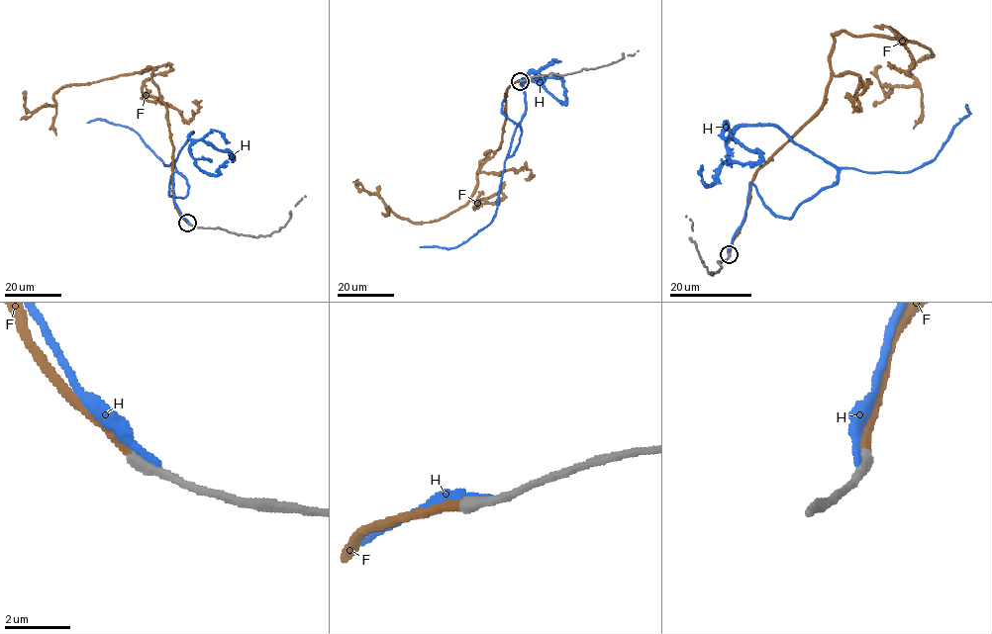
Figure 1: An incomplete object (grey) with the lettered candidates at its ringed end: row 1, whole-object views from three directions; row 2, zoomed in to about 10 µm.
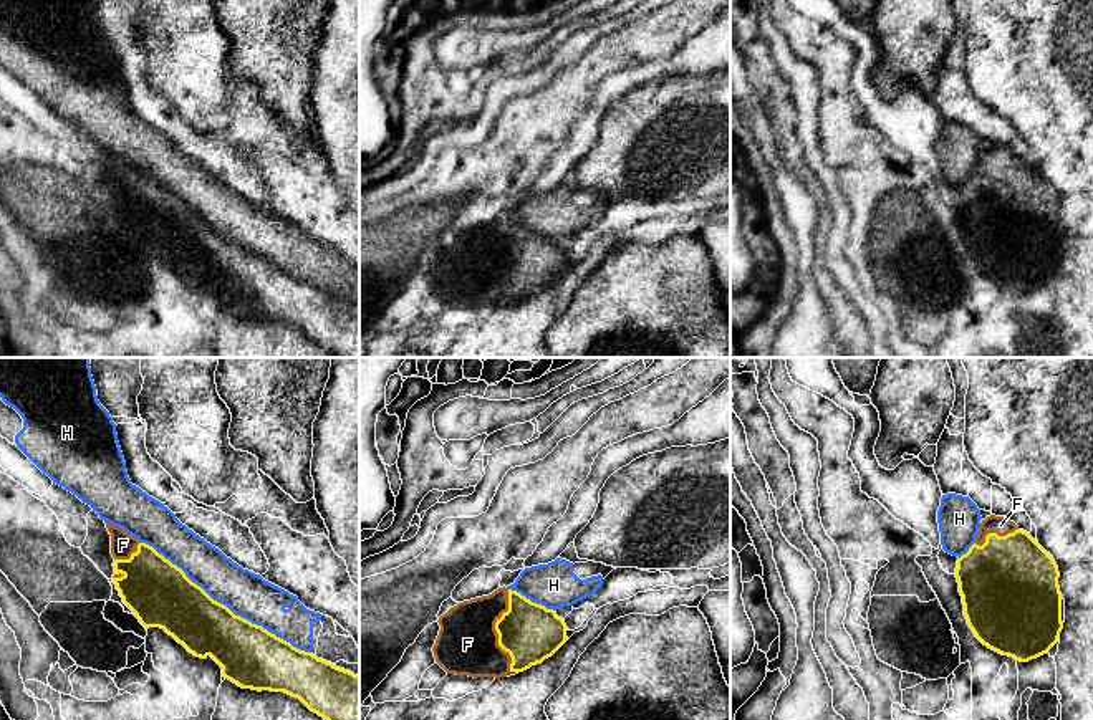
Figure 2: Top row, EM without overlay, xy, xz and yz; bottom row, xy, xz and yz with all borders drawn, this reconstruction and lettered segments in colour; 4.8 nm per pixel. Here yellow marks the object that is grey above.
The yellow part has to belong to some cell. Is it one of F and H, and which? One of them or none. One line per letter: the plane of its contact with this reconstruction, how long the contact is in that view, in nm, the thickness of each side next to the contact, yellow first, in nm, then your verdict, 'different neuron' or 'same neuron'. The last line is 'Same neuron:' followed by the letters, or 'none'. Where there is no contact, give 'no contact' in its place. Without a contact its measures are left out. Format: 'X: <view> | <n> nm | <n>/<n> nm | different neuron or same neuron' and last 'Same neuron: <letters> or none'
F: xz | 400 nm | 280/300 nm | same neuron
H: xy | 1000 nm | 280/220 nm | different neuron
Same neuron: F

